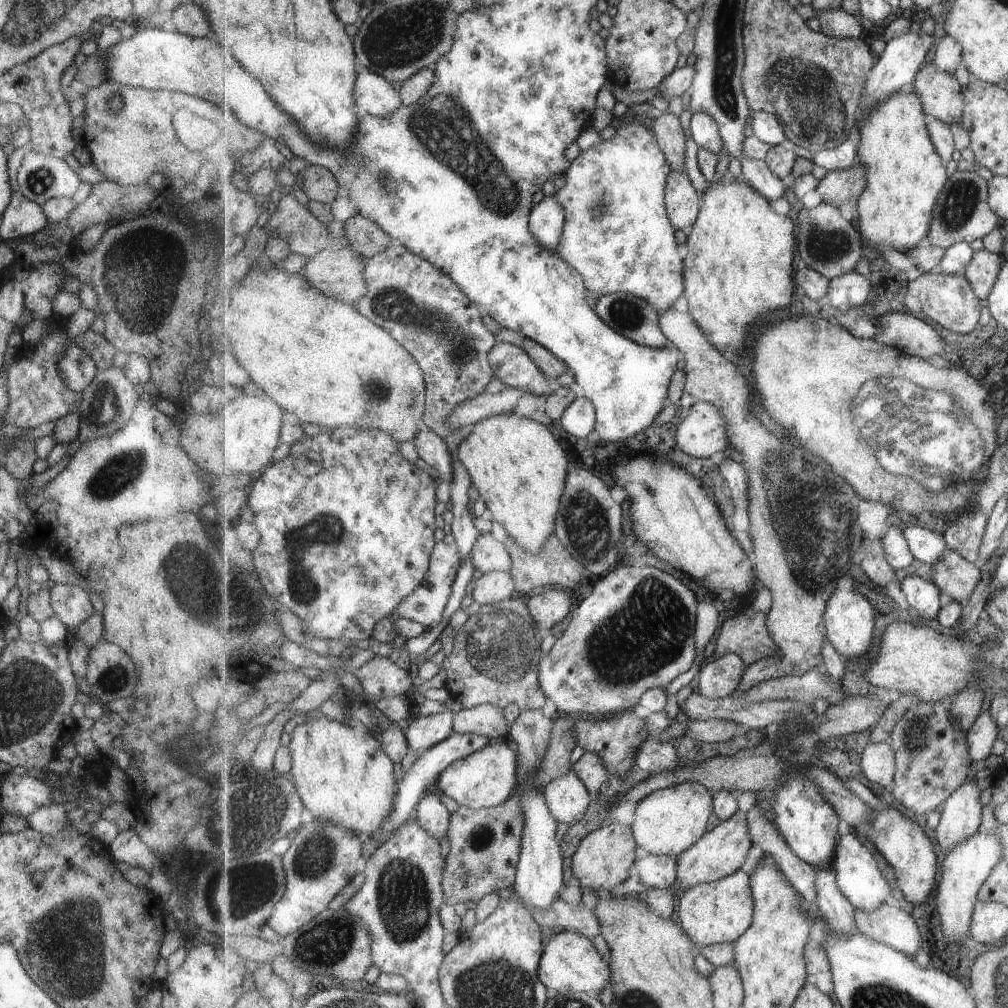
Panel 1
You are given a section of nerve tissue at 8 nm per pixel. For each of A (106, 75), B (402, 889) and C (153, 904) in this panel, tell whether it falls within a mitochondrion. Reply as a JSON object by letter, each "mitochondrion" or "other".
{"A":"other","B":"mitochondrion","C":"other"}

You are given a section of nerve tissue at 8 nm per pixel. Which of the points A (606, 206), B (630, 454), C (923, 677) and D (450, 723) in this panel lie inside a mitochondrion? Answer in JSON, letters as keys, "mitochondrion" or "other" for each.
{"A":"mitochondrion","B":"other","C":"other","D":"other"}

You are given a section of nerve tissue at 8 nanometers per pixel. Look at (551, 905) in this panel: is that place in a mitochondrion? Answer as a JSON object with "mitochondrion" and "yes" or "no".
{"mitochondrion":"no"}

